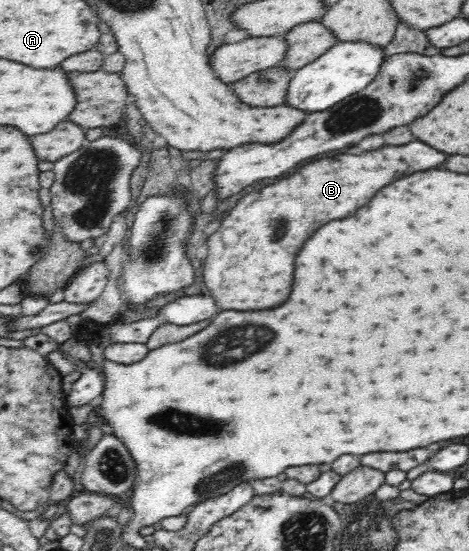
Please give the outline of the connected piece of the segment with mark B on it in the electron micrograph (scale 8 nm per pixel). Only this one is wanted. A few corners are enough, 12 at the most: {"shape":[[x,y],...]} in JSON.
{"shape":[[421,141],[313,161],[207,239],[221,309],[287,301],[305,239],[445,155]]}

